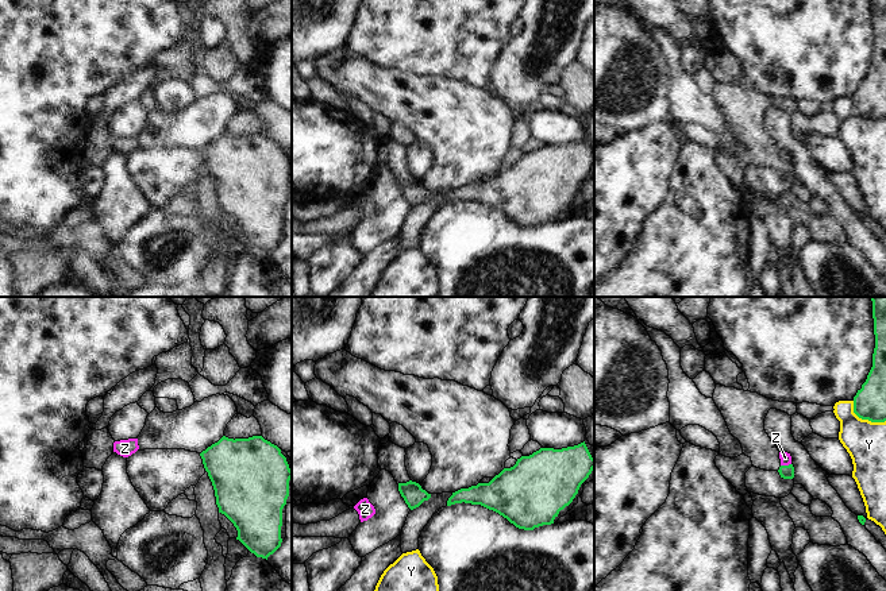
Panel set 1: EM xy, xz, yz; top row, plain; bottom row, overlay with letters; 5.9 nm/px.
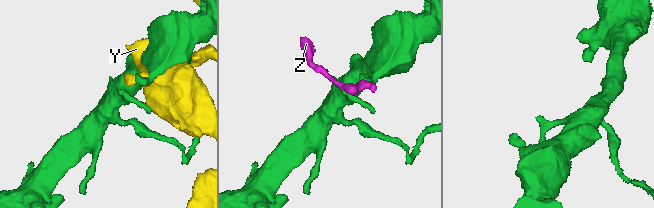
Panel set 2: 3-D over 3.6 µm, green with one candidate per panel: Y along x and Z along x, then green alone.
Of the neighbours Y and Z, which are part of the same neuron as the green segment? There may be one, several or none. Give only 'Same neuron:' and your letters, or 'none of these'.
Same neuron: none of these

